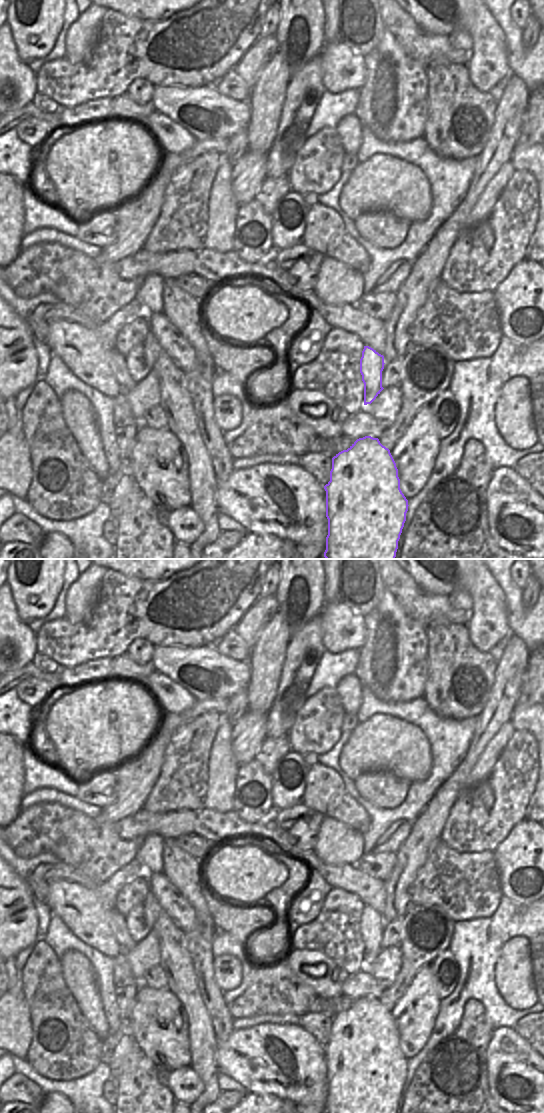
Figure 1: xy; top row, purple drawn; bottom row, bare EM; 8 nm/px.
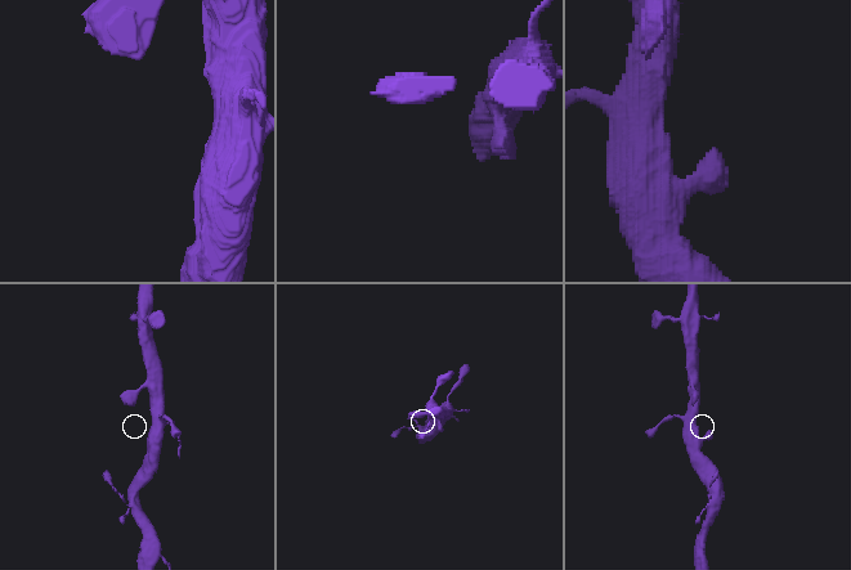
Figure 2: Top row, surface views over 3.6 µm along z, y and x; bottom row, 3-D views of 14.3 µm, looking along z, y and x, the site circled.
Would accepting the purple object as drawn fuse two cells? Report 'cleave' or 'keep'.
keep

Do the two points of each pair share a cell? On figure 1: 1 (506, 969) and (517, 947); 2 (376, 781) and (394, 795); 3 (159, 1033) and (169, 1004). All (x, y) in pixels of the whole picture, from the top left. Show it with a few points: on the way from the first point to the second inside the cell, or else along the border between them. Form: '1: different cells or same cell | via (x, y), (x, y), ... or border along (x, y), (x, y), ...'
1: same cell | via (511, 964), (514, 961), (515, 952)
2: same cell | via (380, 785), (385, 790), (390, 791)
3: same cell | via (156, 1026), (154, 1019), (162, 1011)

